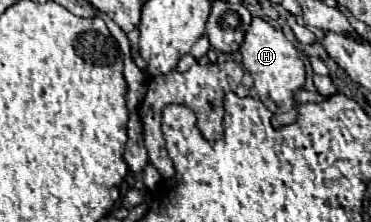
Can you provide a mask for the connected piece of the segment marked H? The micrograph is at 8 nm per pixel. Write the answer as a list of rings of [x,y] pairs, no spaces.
[[[254,17],[250,23],[250,29],[246,31],[246,37],[240,45],[242,53],[242,63],[248,69],[248,73],[254,77],[254,89],[260,97],[260,101],[274,113],[274,127],[286,125],[298,119],[298,111],[294,109],[294,91],[304,85],[306,71],[304,63],[300,61],[298,49],[286,39],[282,29],[274,29],[268,21]]]

